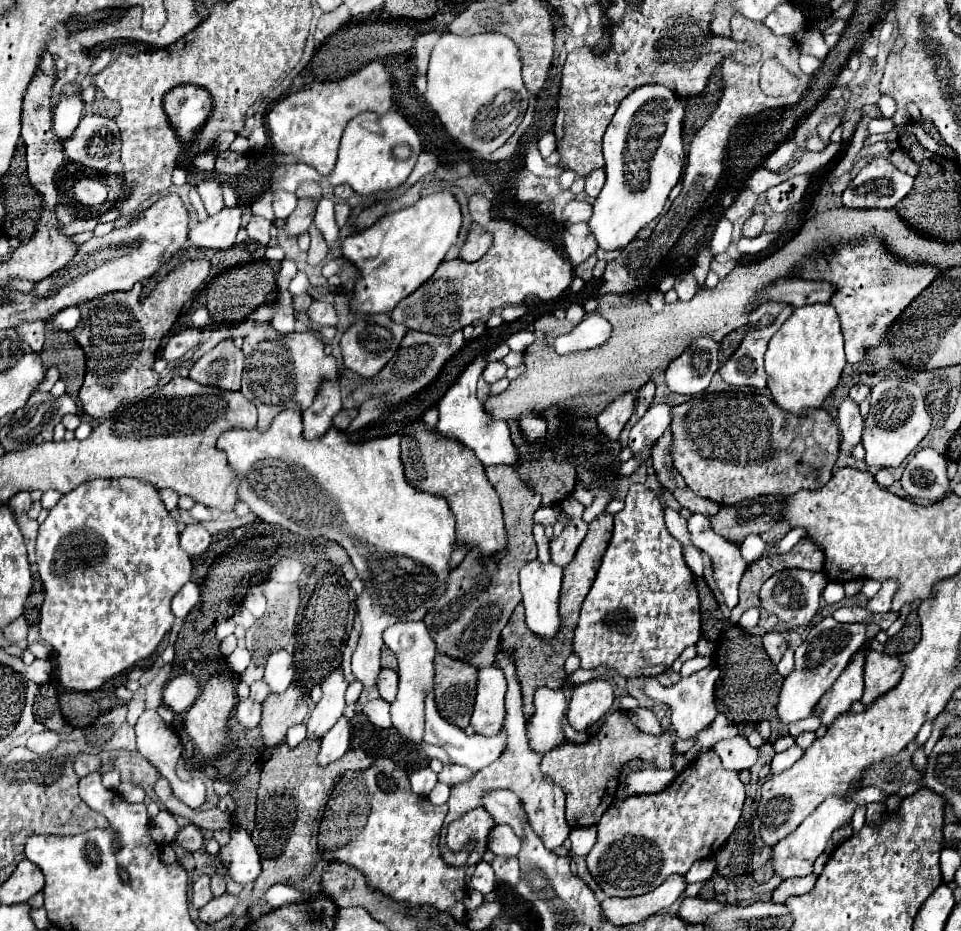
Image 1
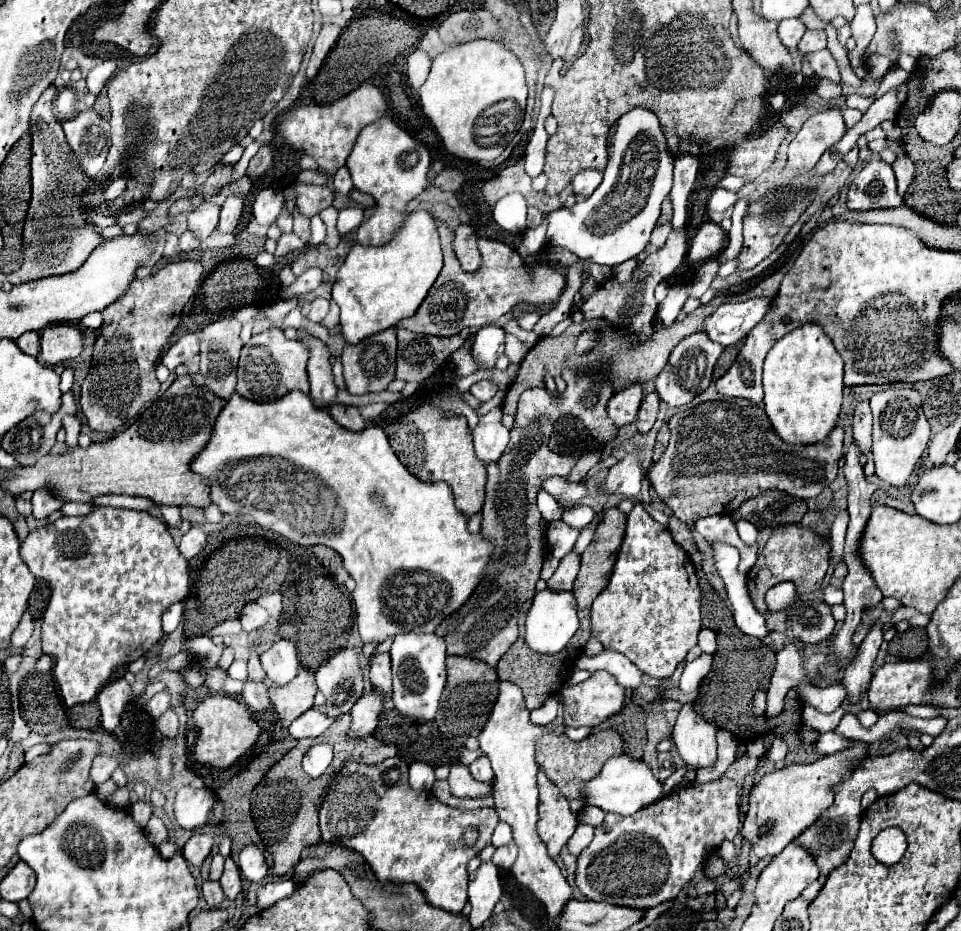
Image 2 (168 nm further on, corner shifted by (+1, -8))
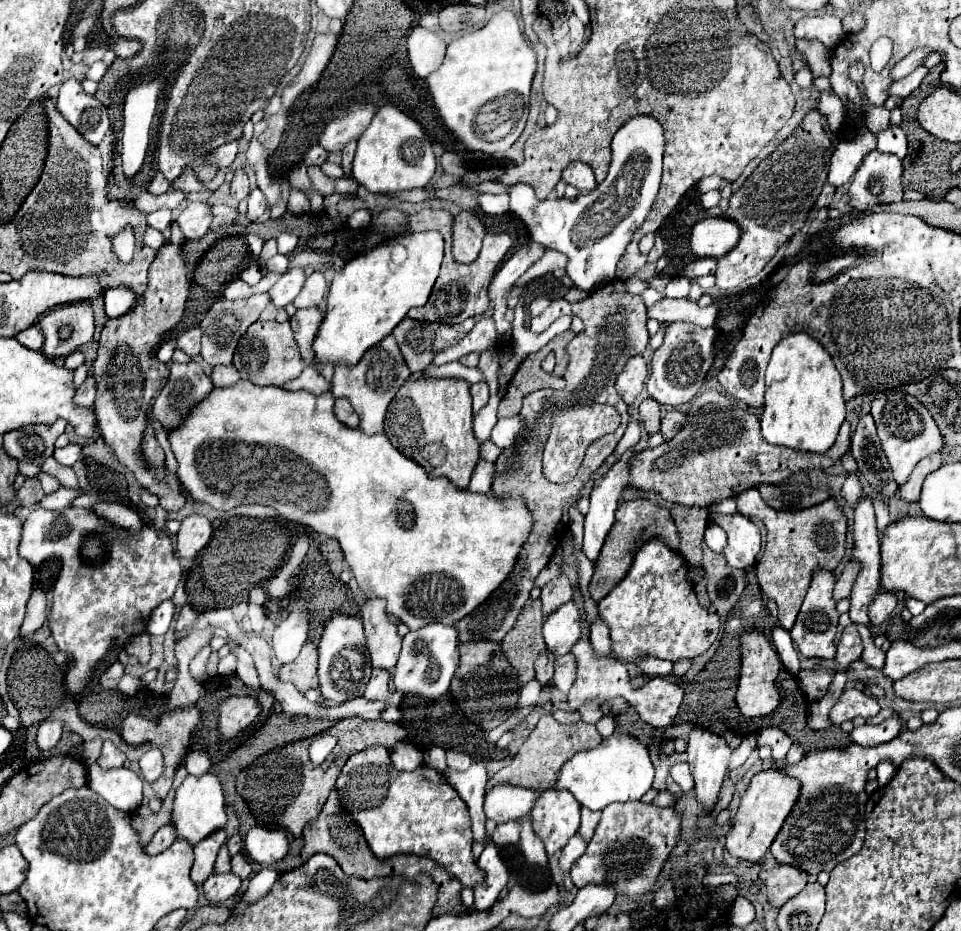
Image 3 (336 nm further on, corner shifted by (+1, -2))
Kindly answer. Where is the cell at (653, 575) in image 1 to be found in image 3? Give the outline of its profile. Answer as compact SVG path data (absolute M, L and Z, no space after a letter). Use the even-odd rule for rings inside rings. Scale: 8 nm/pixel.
M660 539L640 547L628 575L600 601L600 617L610 629L614 657L622 663L634 663L640 655L652 655L666 661L694 659L714 643L720 617L706 611L686 579L686 561L668 549Z

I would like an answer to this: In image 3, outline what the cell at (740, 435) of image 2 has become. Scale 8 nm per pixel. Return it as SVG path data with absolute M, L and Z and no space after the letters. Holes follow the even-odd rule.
M708 389L692 401L688 423L674 439L662 443L660 447L646 449L638 453L636 459L628 461L632 479L628 489L660 493L662 499L680 505L708 507L718 499L736 497L742 491L762 483L780 483L798 471L826 469L850 449L850 439L850 423L844 421L836 443L826 453L802 453L770 445L760 437L760 421L754 413L732 405L732 399L722 395L718 389Z

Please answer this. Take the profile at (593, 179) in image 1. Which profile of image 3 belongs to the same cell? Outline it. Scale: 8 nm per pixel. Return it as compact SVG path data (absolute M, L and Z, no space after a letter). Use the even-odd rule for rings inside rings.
M572 161L572 163L564 169L562 179L564 179L568 185L580 189L580 191L592 191L592 189L596 187L594 171L592 171L586 163L582 163L582 161Z

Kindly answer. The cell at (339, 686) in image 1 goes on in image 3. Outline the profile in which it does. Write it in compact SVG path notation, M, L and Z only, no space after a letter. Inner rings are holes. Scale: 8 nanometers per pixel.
M334 613L326 621L318 645L318 657L320 657L318 677L320 677L320 691L330 705L340 705L364 695L364 687L368 685L372 673L372 663L368 663L368 653L364 651L364 643L366 643L366 635L360 615Z

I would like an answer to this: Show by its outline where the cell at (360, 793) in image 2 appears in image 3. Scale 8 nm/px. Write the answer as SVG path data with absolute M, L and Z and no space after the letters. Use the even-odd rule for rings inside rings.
M368 747L346 761L336 787L342 803L348 803L354 821L362 827L370 849L380 859L396 853L416 853L442 863L464 887L476 887L484 879L484 871L478 869L472 855L474 839L468 807L436 769L422 765L412 773L396 771L388 749Z

